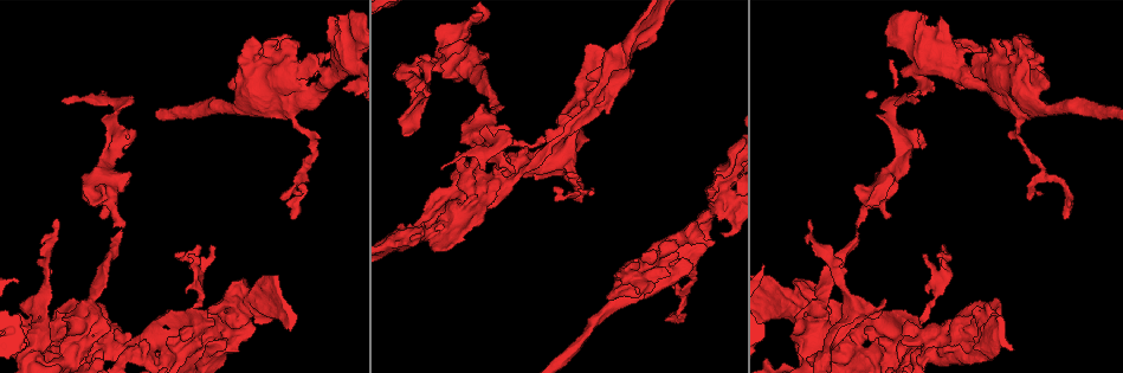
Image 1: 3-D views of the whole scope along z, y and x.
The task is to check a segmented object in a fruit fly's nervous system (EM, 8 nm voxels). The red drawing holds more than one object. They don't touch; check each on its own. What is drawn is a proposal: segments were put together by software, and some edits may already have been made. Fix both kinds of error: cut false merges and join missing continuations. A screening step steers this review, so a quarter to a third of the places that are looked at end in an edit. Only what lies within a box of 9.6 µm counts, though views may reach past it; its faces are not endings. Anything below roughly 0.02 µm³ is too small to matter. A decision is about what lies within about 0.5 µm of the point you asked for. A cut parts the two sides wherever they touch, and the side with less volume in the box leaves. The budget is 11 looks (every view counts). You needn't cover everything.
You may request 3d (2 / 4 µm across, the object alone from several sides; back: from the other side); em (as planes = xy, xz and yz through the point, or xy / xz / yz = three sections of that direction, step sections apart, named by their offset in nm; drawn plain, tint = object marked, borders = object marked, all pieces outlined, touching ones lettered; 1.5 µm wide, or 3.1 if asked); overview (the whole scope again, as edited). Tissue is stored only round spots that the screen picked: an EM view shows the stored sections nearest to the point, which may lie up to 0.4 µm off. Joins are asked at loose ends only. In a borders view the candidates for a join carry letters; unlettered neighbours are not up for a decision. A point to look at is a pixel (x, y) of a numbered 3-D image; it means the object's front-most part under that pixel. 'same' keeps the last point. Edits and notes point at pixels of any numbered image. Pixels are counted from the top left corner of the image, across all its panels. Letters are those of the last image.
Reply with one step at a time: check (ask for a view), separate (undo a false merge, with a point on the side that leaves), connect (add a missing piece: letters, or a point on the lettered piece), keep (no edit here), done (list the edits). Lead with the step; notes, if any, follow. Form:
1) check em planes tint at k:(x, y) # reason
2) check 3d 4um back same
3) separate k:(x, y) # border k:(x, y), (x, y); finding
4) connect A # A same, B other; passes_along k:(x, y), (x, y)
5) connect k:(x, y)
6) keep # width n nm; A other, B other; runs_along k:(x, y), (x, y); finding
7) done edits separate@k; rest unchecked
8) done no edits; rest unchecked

check 3d 2um at 1:(130, 353) # small branch off a trunk

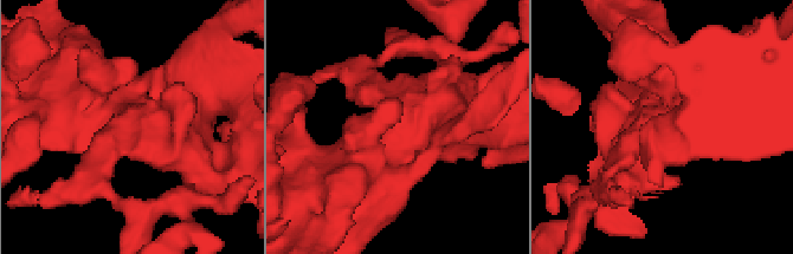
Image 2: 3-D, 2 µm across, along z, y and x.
check em planes tint at 2:(125, 121)

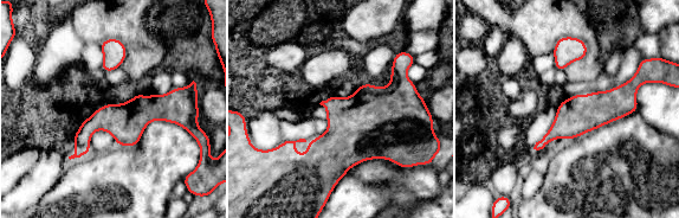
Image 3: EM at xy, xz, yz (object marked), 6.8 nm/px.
check em planes borders same # what lies round it

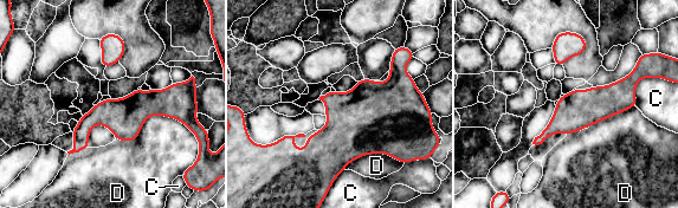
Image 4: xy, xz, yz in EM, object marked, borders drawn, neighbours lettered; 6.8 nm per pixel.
keep # C other, D other; border 4:(183, 123), (152, 115), (116, 140); continuous, no second neuron

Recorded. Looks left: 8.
check em planes borders at 1:(453, 214) # sudden change in width

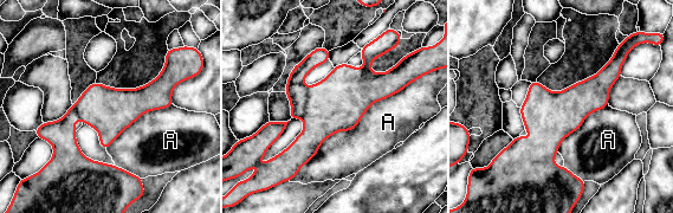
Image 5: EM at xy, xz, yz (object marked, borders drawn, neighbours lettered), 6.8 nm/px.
keep # width 320 nm; A other; continuous, no second neuron

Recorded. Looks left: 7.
check em planes tint at 1:(919, 133) # tapers out

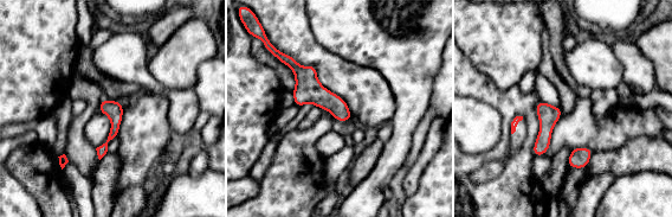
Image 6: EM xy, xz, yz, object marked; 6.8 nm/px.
check em planes borders same # what lies round it

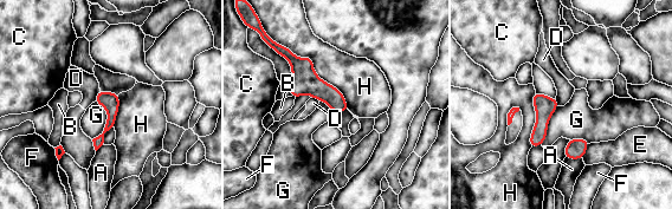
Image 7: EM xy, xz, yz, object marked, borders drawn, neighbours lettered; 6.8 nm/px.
keep # A other, B other, C other, D other, E other, F other, G other, H other; runs_along 7:(288, 53), (324, 92), (344, 108); no lettered piece goes on from it

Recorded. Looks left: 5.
check em planes borders at 1:(845, 319) # three-way junction

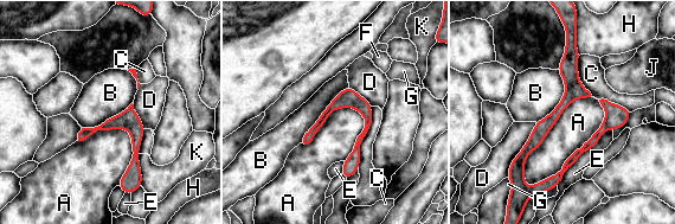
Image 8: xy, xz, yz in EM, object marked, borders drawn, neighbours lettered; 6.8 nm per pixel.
keep # A other, B other, C other, D other, E other, F other, G other, H other, J other, K other; one neuron here

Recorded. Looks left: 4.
done no edits; rest unchecked

